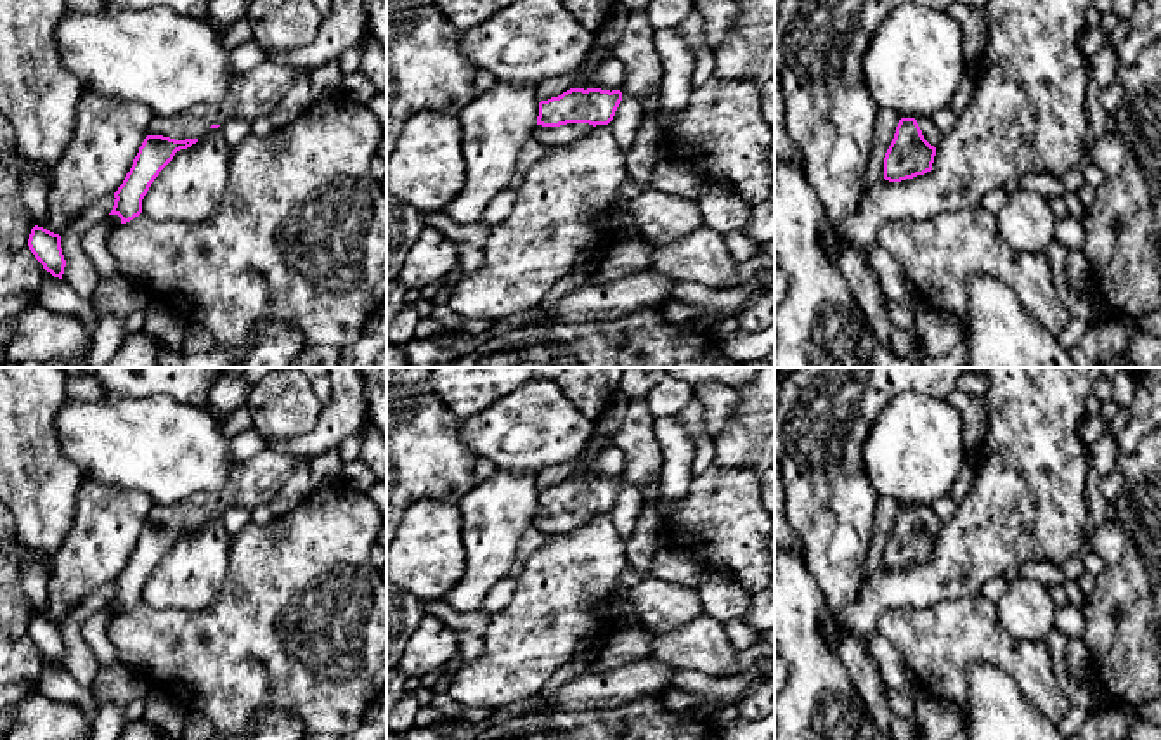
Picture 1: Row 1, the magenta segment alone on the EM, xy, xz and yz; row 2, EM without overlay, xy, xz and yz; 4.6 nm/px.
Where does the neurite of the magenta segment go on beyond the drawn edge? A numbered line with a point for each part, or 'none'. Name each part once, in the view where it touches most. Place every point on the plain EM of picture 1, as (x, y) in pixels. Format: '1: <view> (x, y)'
1: xz (567, 522)

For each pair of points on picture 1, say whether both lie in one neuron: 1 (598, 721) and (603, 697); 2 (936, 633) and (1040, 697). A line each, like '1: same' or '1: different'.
1: different
2: same

